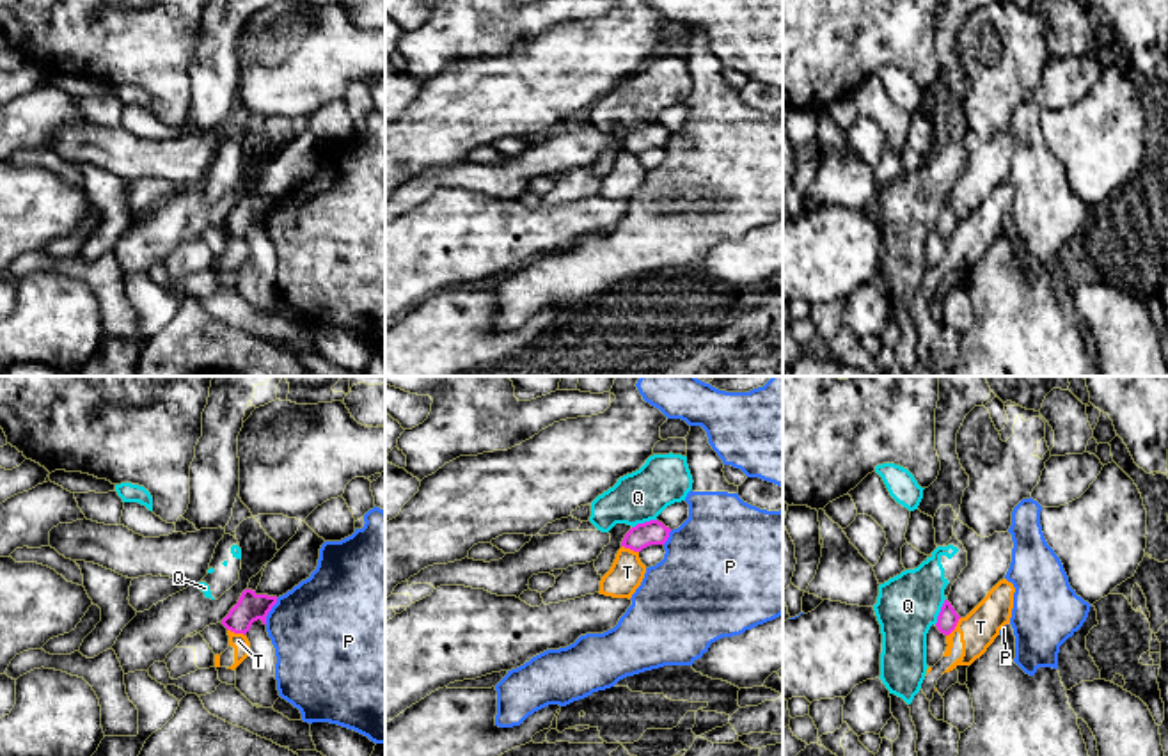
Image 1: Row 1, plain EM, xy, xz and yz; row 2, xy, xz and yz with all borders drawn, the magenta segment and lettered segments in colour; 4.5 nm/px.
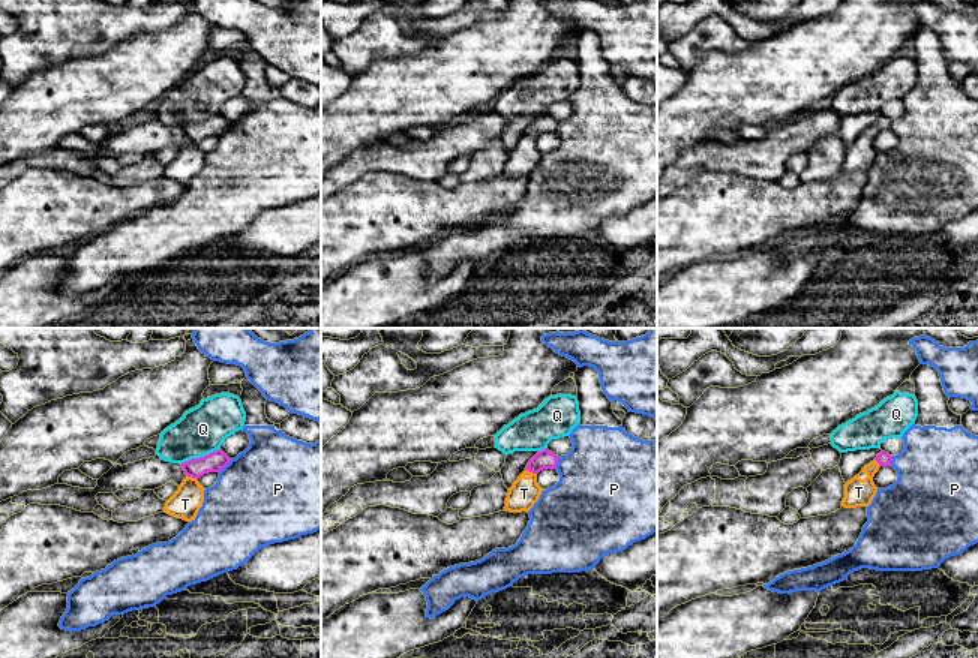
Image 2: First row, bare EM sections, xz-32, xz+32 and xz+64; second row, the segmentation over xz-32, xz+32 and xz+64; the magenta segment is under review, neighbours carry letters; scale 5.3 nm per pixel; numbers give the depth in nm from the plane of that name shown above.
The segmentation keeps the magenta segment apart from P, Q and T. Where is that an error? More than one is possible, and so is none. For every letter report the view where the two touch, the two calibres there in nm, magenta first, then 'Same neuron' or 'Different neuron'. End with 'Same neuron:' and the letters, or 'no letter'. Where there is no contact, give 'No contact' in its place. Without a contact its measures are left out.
P: Touches magenta in xy. Thickness 130 nm (magenta) against 460 nm. Different neuron
Q: Touches magenta in yz. Thickness 90 nm (magenta) against 280 nm. Different neuron
T: Touches magenta in yz. Thickness 90 nm (magenta) against 170 nm. Different neuron
Same neuron: no letter

